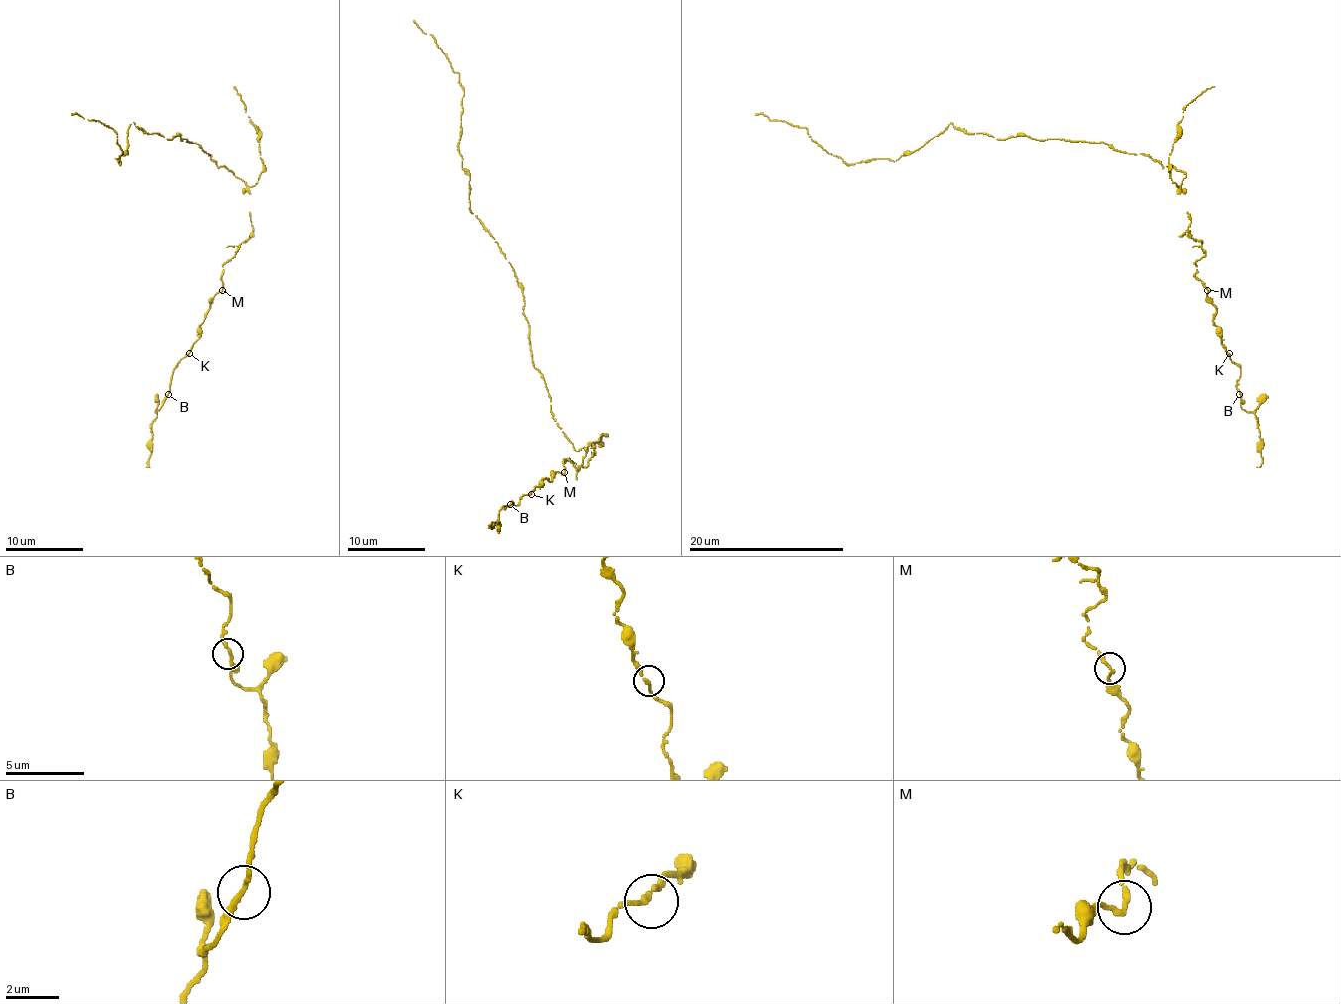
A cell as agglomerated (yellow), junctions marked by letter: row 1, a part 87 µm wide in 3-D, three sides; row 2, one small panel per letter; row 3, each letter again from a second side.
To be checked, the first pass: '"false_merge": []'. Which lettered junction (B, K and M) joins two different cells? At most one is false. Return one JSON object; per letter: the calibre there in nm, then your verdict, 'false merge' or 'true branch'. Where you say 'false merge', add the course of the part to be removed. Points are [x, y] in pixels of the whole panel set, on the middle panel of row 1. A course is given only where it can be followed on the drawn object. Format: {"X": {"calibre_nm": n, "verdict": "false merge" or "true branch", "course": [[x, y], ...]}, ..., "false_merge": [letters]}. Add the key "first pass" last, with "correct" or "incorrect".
{"B": {"calibre_nm": 200, "verdict": "true branch"}, "K": {"calibre_nm": 200, "verdict": "true branch"}, "M": {"calibre_nm": 200, "verdict": "true branch"}, "false_merge": [], "first pass": "correct"}

